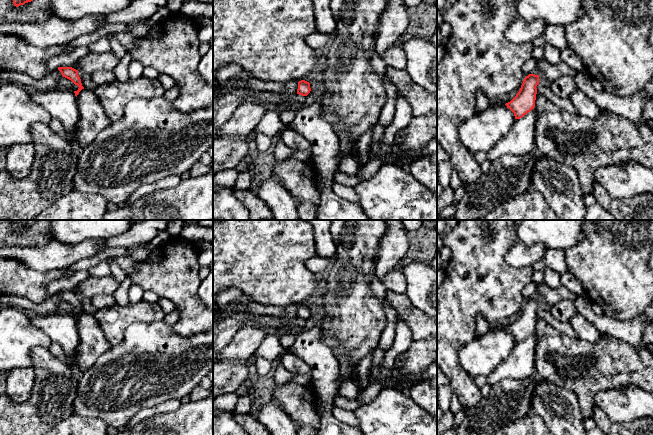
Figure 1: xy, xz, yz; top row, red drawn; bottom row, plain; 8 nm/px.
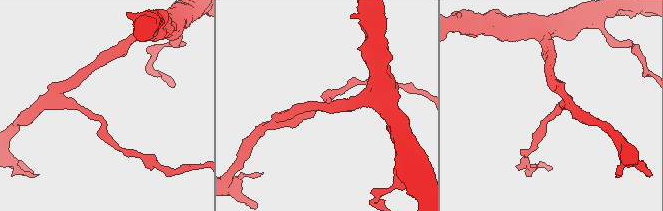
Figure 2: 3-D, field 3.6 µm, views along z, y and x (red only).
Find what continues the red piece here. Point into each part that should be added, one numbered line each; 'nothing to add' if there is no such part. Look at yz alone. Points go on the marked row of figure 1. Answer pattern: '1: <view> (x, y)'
nothing to add

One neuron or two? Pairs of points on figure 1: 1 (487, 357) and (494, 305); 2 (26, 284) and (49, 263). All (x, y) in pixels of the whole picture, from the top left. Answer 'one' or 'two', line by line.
1: two
2: two

